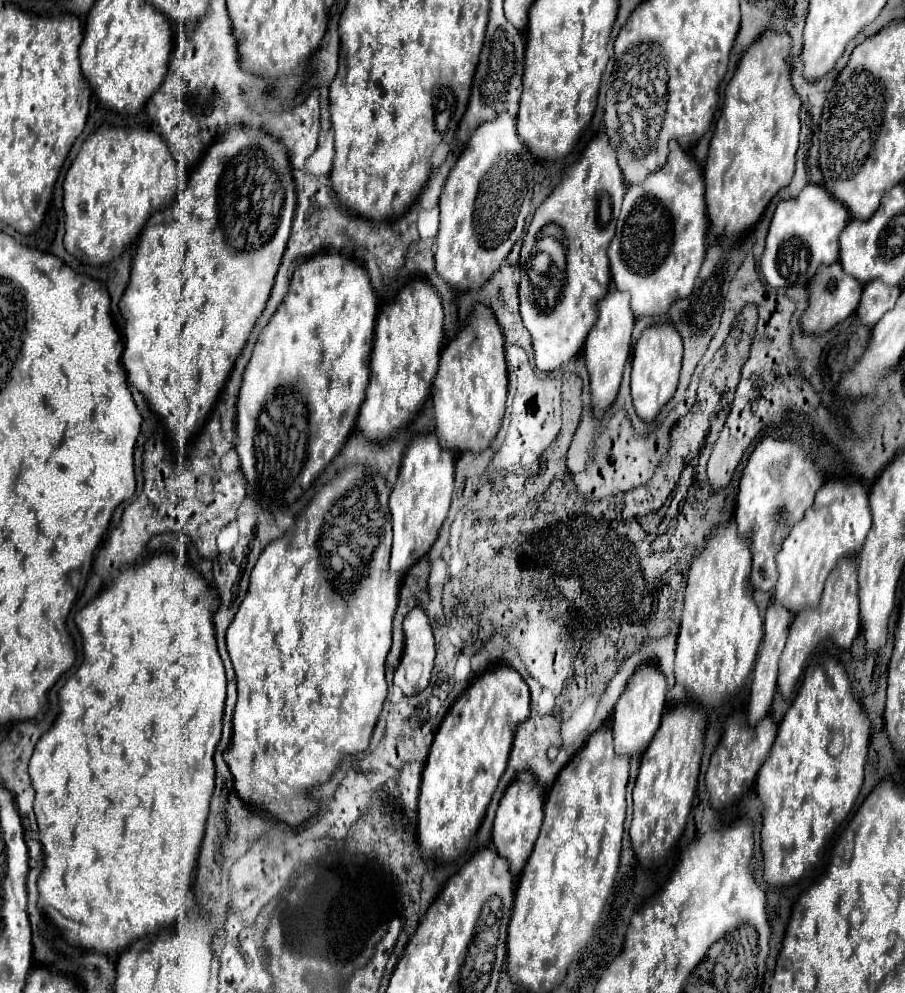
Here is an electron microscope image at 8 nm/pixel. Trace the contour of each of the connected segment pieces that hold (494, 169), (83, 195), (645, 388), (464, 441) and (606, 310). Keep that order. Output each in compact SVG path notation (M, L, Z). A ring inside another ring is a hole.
M499 113L495 119L485 121L475 129L475 133L469 137L465 149L461 151L455 167L451 169L441 199L441 223L437 233L437 245L435 245L435 261L437 261L437 273L447 285L469 291L479 289L495 271L499 271L499 265L509 255L511 247L523 233L525 219L529 215L533 195L533 157L523 145L523 141L517 137L515 131L515 117L509 113Z
M101 125L93 135L85 139L75 161L71 163L65 181L65 247L83 264L103 265L117 257L143 229L145 221L157 211L171 205L173 197L179 195L179 173L171 149L159 133L143 127L111 127Z
M663 323L663 325L651 325L647 327L635 349L633 349L633 371L631 371L631 397L637 415L643 421L653 421L659 413L659 409L673 397L679 381L679 369L681 369L681 359L683 359L683 345L681 345L681 335L677 333L673 323Z
M477 303L465 327L447 343L441 353L439 371L433 381L435 427L441 445L453 451L483 451L495 439L507 401L507 365L503 331L493 311Z
M611 287L609 293L597 303L595 329L589 331L585 345L583 345L583 355L585 355L587 371L589 371L589 377L591 377L593 409L595 409L597 417L601 417L609 409L609 405L613 403L613 399L619 391L623 367L625 367L625 361L627 361L629 351L631 351L633 323L635 323L635 315L629 307L629 295L625 291L617 291L615 287Z

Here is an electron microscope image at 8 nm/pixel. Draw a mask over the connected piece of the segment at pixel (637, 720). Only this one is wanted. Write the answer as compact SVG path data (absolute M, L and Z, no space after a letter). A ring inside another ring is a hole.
M643 663L633 677L627 681L625 691L621 693L619 701L615 703L613 709L613 735L615 735L615 751L619 755L641 755L649 741L653 739L655 731L659 729L661 723L661 715L665 711L665 703L667 703L667 683L665 683L665 675L661 673L661 669L657 669L651 663Z

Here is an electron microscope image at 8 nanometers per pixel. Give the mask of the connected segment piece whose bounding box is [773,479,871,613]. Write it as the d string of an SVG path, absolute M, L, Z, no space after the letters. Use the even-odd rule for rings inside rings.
M831 479L815 495L813 507L793 527L777 553L779 581L773 599L785 605L791 613L799 613L805 607L817 605L823 583L835 563L845 555L855 555L871 529L871 513L867 505L867 487L857 481Z

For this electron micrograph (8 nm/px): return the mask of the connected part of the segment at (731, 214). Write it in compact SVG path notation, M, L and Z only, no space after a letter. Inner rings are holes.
M765 31L741 57L737 69L735 69L735 75L733 79L729 81L727 89L725 89L725 97L723 97L723 107L721 107L721 115L715 123L715 133L713 133L713 139L709 143L709 153L707 153L707 161L705 161L705 197L707 197L707 213L709 213L709 219L711 219L711 227L717 235L739 235L743 233L745 229L753 227L761 213L765 211L765 207L769 205L769 201L773 199L773 195L787 187L791 183L791 177L793 177L793 169L795 169L795 153L797 153L797 143L799 143L799 109L801 109L801 99L799 95L795 93L793 85L791 85L791 65L787 61L791 53L791 37L787 33L779 33L779 31Z

